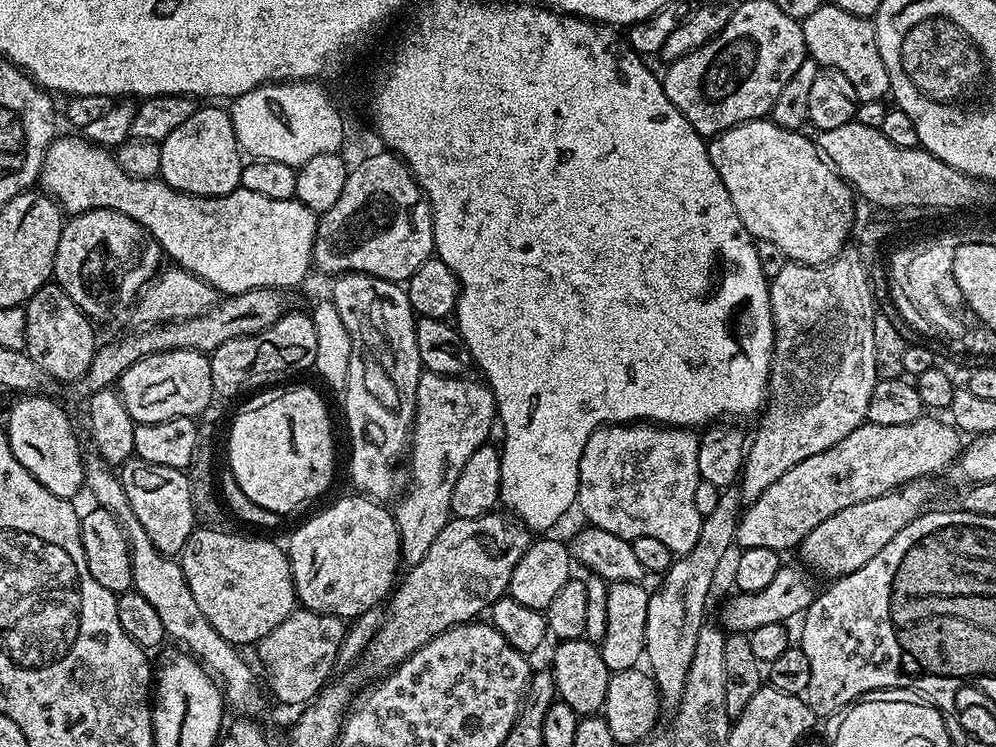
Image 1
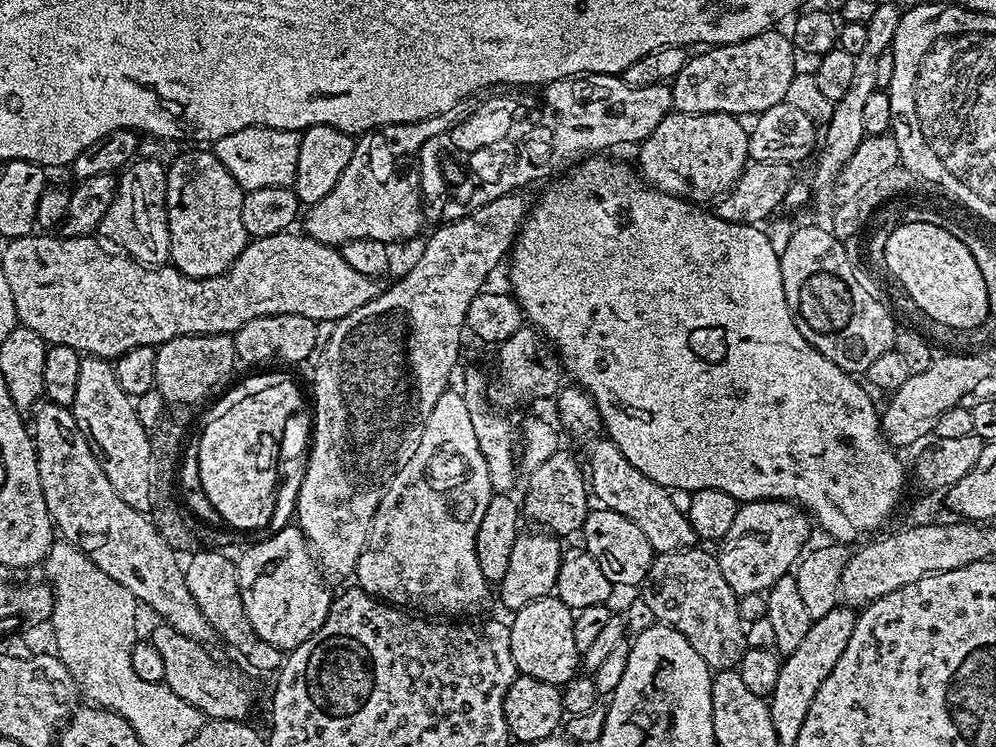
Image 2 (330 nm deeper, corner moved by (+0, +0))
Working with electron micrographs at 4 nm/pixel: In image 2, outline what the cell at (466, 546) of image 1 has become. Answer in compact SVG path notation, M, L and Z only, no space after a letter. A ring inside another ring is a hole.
M567 450L555 452L538 470L527 473L528 485L524 488L522 512L533 520L533 525L543 526L557 538L572 536L583 529L590 511L590 485L585 469Z

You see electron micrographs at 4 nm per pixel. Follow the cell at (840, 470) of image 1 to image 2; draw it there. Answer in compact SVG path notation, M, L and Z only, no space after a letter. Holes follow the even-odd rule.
M596 438L587 448L586 479L599 507L614 510L614 514L622 514L622 518L630 518L630 522L634 522L634 526L646 534L646 542L650 542L653 553L673 552L679 548L693 547L697 543L697 534L690 526L686 513L677 510L674 502L670 502L669 489L646 478L646 474L642 474L642 470L629 462L622 450L618 450L613 440Z

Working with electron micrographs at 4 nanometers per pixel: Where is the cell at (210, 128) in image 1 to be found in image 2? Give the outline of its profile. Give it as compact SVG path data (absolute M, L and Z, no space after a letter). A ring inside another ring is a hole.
M212 150L181 151L180 157L167 165L166 171L171 267L199 280L225 275L250 239L242 226L244 189L234 182L234 174L230 174L230 170L218 162Z

